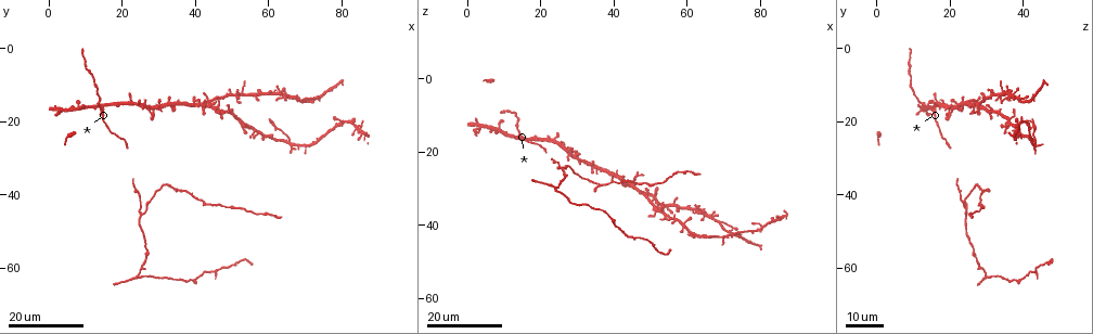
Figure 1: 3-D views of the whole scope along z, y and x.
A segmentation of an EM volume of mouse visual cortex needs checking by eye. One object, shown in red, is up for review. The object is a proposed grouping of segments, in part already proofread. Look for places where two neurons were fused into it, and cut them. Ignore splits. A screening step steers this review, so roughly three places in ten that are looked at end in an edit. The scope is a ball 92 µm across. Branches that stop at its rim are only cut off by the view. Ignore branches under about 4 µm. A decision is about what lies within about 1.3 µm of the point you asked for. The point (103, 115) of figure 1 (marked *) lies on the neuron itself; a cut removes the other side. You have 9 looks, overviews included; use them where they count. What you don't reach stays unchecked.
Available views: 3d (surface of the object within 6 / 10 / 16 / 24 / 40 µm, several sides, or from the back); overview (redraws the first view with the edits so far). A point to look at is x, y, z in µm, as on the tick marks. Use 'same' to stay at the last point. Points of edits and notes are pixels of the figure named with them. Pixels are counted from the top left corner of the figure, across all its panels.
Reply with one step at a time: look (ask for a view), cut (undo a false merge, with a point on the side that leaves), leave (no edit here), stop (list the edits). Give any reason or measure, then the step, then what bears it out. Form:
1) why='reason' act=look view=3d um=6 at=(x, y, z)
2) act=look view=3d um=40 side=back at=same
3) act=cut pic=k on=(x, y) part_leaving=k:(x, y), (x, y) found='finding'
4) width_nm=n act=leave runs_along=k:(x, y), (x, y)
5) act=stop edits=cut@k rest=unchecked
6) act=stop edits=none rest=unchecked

why='abrupt turn' act=look view=3d um=24 at=(46.0, 17.5, 26.5)

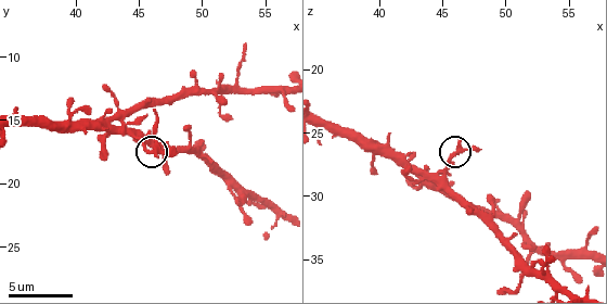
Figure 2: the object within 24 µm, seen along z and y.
why='closer look' act=look view=3d um=10 at=(46.2, 17.4, 26.4)

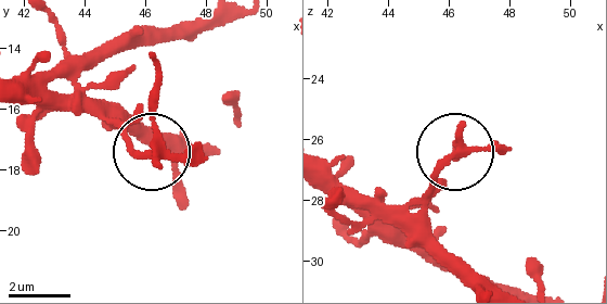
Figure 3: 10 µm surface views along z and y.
act=cut pic=3 on=(154, 103) part_leaving=3:(155, 146), (151, 58) found='a second neuron is stuck on'

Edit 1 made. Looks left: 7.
why='arms run side by side' act=look view=3d um=24 at=(69.0, 14.5, 39.5)

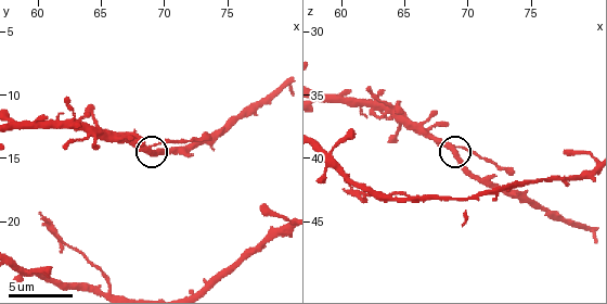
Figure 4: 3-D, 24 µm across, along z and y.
act=look view=3d um=6 at=(68.8, 14.4, 39.0)

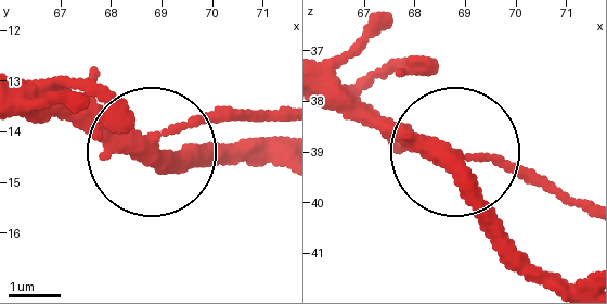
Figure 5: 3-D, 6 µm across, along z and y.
why='other side' act=look view=3d um=6 side=back at=(68.75, 14.35, 39.15)

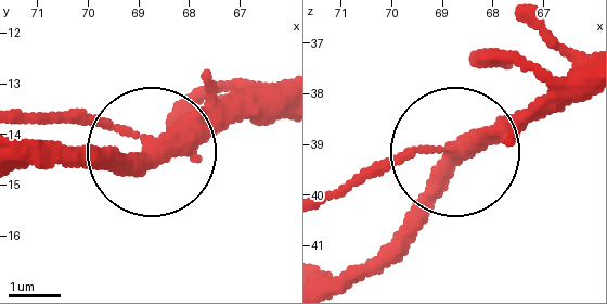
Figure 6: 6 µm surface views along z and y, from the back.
arms=4 act=leave runs_along=6:(275, 79), (150, 149), (47, 118) found='all the same neuron'

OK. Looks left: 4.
why='a fork' act=look view=3d um=24 at=(24.0, 62.5, 30.0)

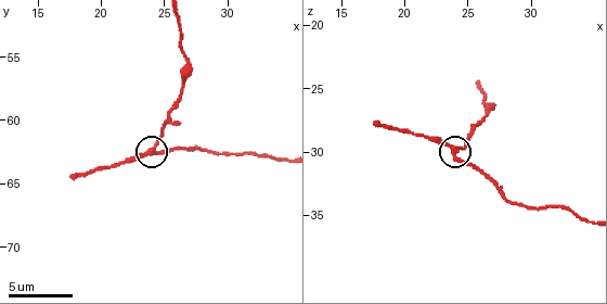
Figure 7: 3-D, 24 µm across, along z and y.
act=look view=3d um=6 at=(24.0, 62.4, 30.2)

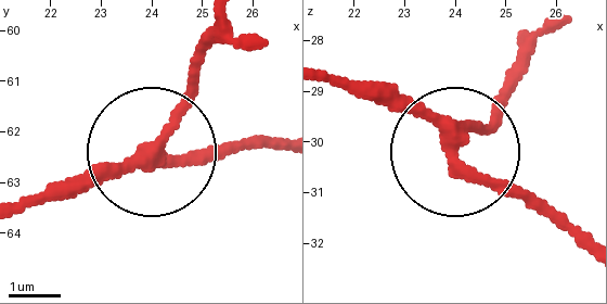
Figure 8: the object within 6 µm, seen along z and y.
width_nm=270 act=leave runs_along=8:(219, 18), (167, 136), (68, 195) found='one neuron here'

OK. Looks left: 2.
act=look view=3d um=24 at=(25.5, 45.0, 24.0)

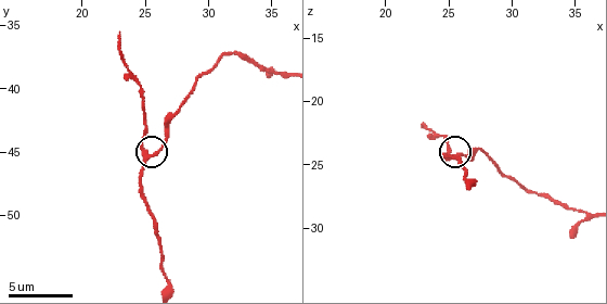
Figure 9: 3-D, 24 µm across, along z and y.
act=look view=3d um=6 at=same

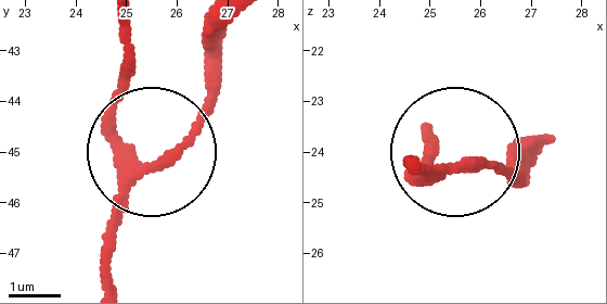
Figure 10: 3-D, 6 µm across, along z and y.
side_arm_um=51 act=leave found='one neuron here'

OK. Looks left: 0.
act=stop edits=cut@3 rest=unchecked

